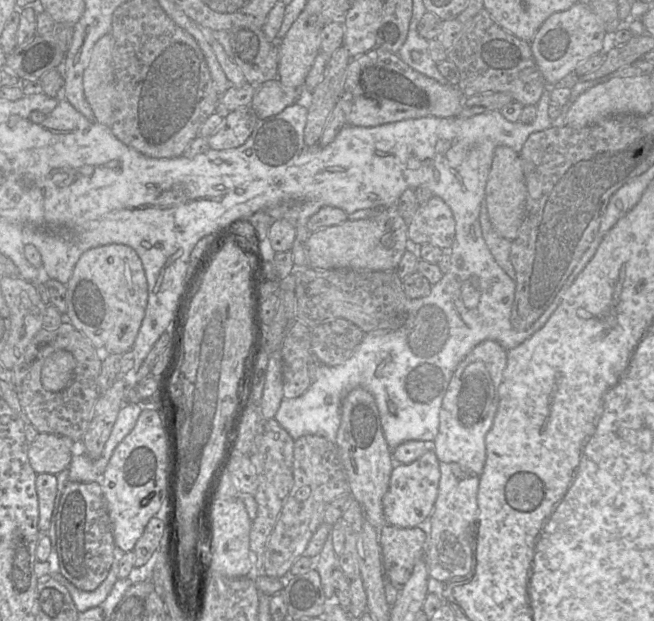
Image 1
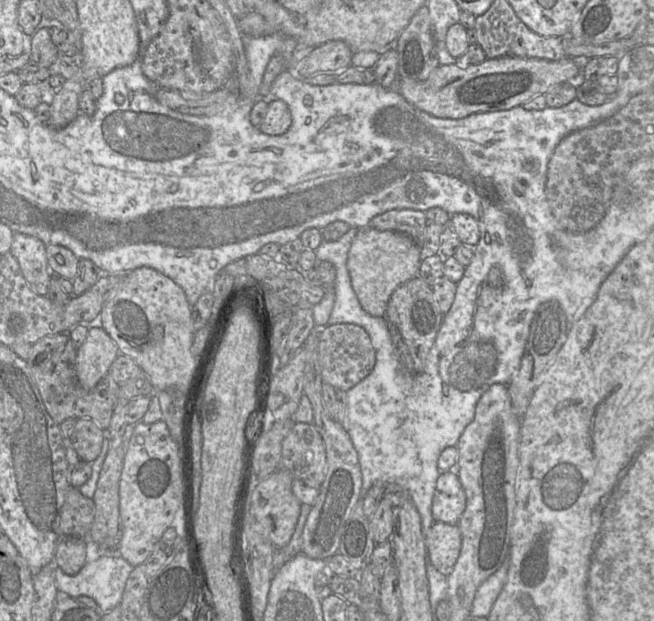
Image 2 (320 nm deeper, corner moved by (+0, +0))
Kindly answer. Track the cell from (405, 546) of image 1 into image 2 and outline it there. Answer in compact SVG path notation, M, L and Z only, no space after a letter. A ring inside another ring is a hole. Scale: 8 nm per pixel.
M434 522L425 535L425 543L428 562L443 575L450 575L462 545L458 525Z

